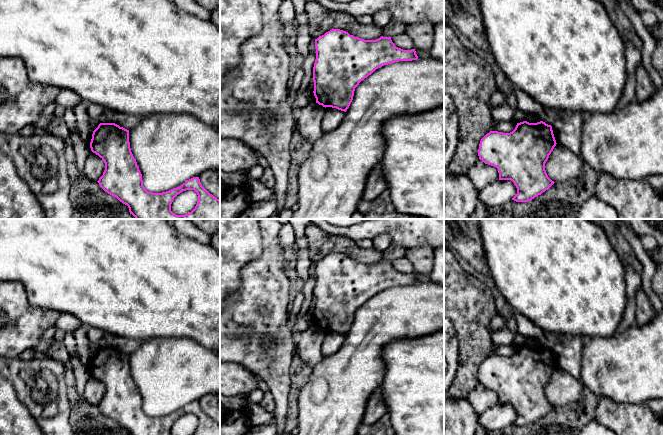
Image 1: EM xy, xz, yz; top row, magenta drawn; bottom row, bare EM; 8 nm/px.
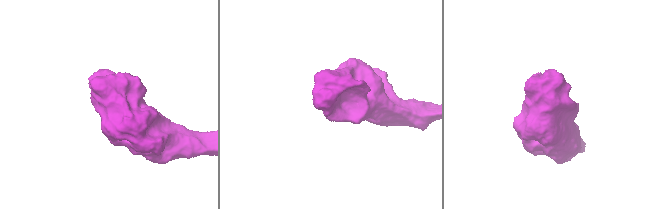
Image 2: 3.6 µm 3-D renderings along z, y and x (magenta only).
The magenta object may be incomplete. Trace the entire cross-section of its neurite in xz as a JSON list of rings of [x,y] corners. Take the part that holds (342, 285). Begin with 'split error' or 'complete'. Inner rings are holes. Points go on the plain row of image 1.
complete; [[[332,253],[315,263],[316,284],[313,291],[314,320],[316,327],[346,336],[355,312],[361,305],[384,289],[399,285],[417,284],[415,273],[403,274],[395,270],[391,261],[364,264],[340,253]]]

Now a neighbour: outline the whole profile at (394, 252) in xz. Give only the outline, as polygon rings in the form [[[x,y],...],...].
[[[391,245],[388,249],[382,252],[383,261],[393,261],[405,256],[407,248],[402,245]]]

